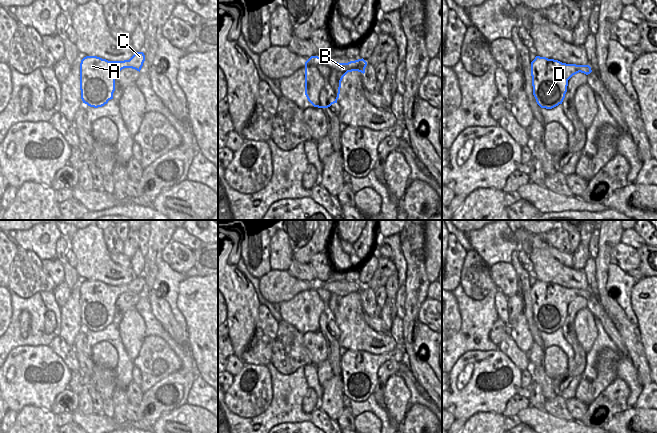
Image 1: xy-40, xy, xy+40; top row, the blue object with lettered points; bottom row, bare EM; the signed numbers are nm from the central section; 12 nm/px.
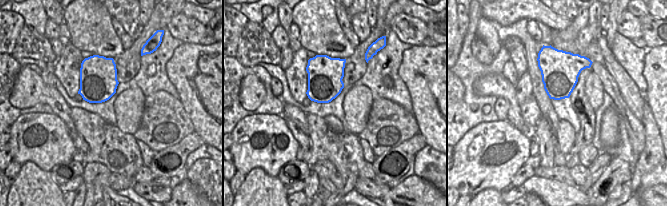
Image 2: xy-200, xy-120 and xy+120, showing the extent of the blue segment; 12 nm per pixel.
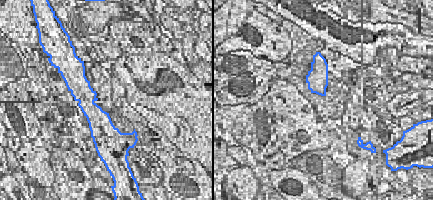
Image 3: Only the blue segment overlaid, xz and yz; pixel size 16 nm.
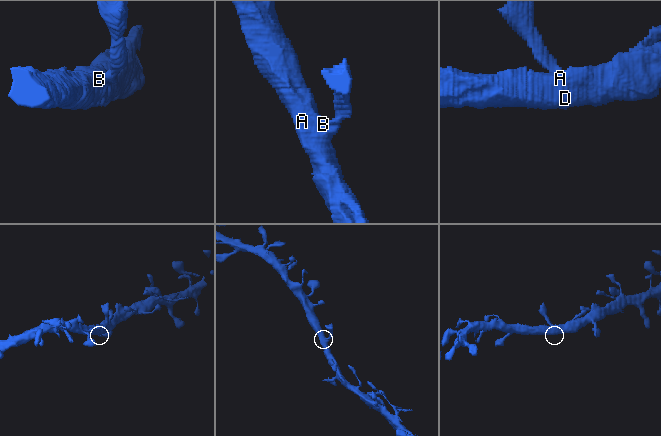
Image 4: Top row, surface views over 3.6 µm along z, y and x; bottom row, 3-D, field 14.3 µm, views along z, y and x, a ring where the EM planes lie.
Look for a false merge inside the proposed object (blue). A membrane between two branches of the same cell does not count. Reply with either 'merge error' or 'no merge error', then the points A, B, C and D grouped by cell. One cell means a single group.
no merge error; groups A B C D

